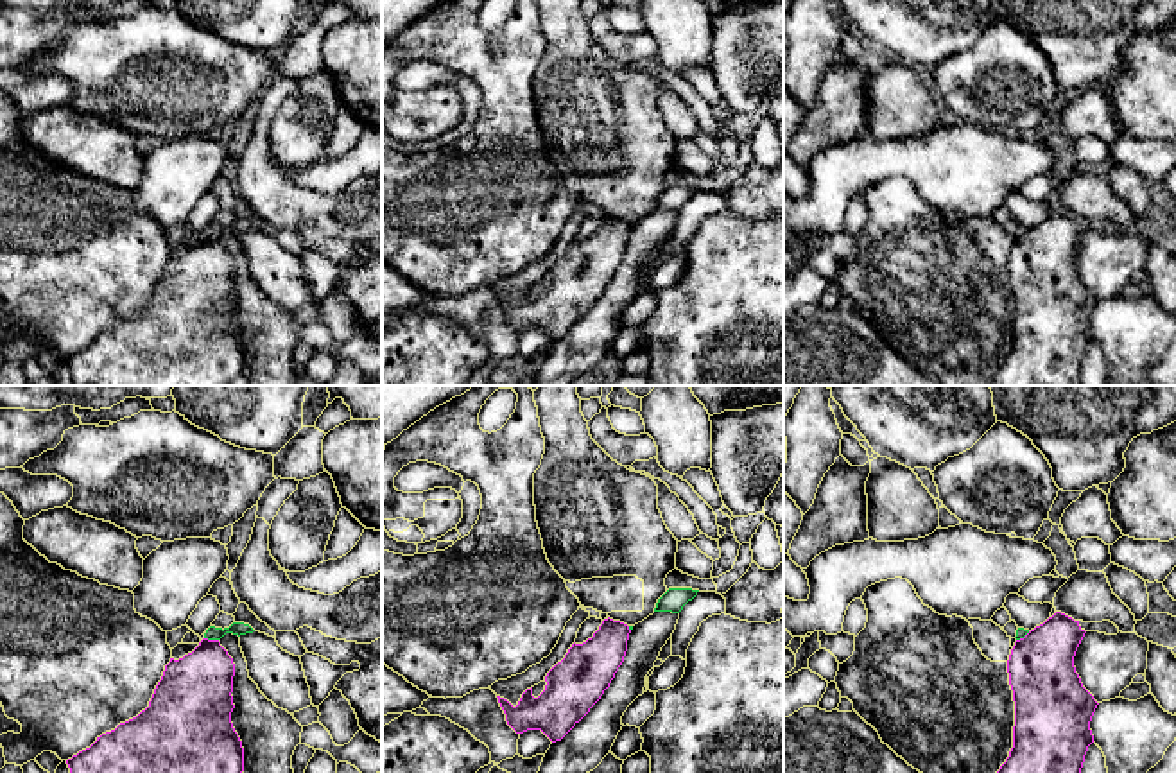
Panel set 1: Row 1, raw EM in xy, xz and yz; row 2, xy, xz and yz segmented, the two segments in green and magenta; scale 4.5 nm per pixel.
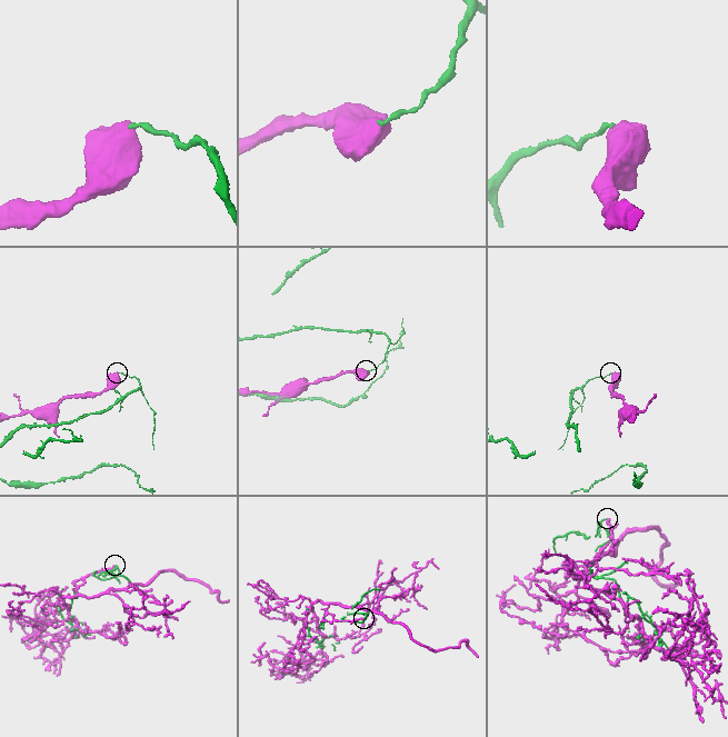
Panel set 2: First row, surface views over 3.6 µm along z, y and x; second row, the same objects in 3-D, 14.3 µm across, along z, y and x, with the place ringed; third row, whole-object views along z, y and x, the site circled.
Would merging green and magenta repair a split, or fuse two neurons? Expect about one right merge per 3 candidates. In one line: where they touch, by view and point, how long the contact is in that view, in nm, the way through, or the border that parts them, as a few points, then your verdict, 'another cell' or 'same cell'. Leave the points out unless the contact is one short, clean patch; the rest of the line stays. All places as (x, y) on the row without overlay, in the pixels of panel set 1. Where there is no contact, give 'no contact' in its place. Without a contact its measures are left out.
contact xy (212, 237); length 70 nm; border xy (205, 235), (217, 239); another cell

